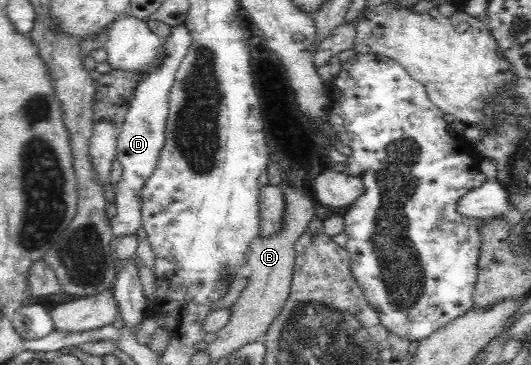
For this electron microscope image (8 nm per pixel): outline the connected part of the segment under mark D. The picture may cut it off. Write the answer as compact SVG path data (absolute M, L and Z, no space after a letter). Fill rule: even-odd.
M185 24L169 26L169 35L160 44L164 59L156 72L150 74L138 85L134 86L134 96L130 102L130 108L124 116L124 122L119 127L117 146L114 158L122 166L120 181L115 185L114 196L116 198L117 214L111 218L111 227L114 236L128 236L136 234L143 226L141 219L141 203L139 194L144 188L145 180L152 176L157 167L160 151L165 145L165 132L169 113L169 92L176 80L176 72L181 60L188 52L193 38Z

